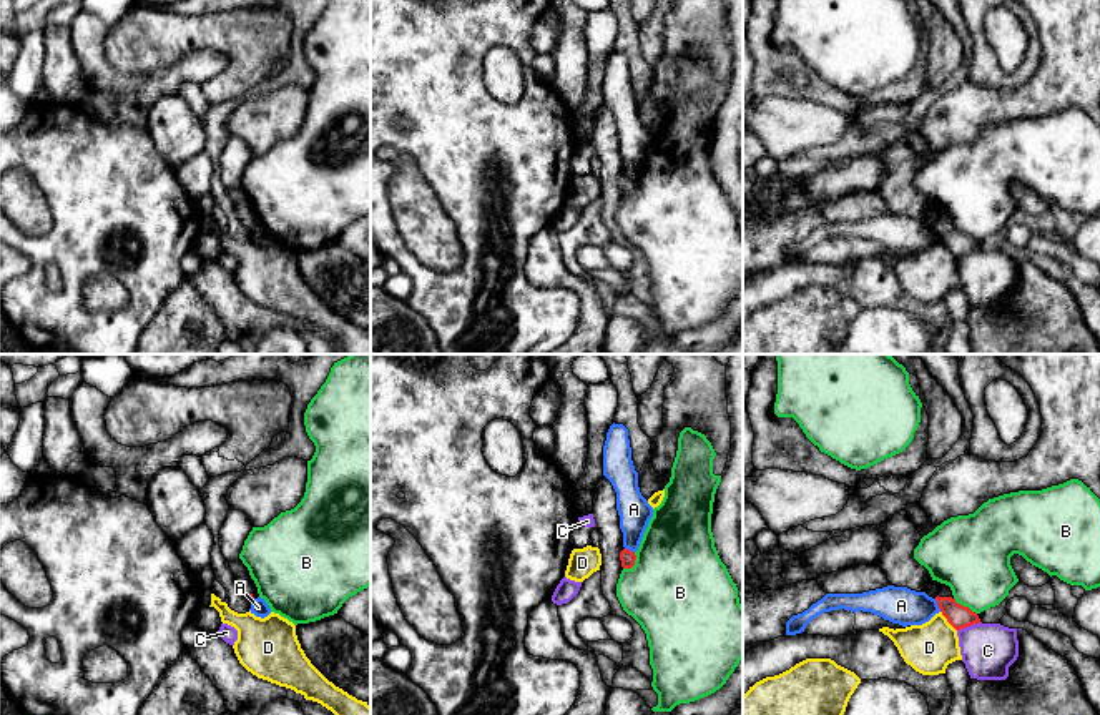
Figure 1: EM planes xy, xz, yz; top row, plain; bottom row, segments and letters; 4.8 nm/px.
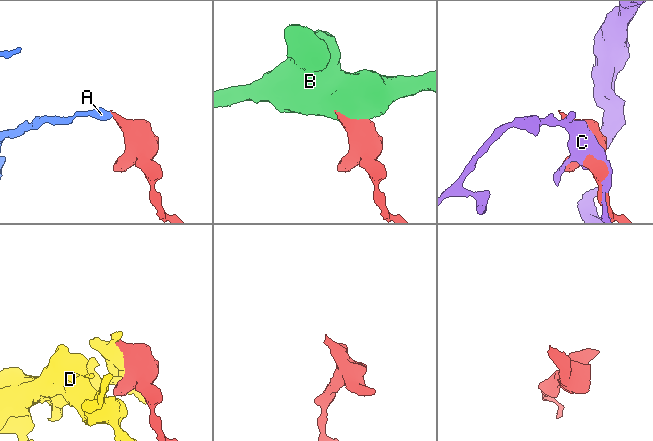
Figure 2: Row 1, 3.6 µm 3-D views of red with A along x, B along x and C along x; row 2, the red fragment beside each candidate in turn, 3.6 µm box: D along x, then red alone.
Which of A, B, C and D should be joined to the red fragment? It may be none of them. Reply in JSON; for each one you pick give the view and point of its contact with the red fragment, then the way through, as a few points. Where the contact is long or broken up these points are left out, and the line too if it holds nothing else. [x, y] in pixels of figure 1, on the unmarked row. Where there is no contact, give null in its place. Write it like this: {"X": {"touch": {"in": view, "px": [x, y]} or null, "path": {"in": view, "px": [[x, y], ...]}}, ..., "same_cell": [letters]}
{"same_cell": []}

